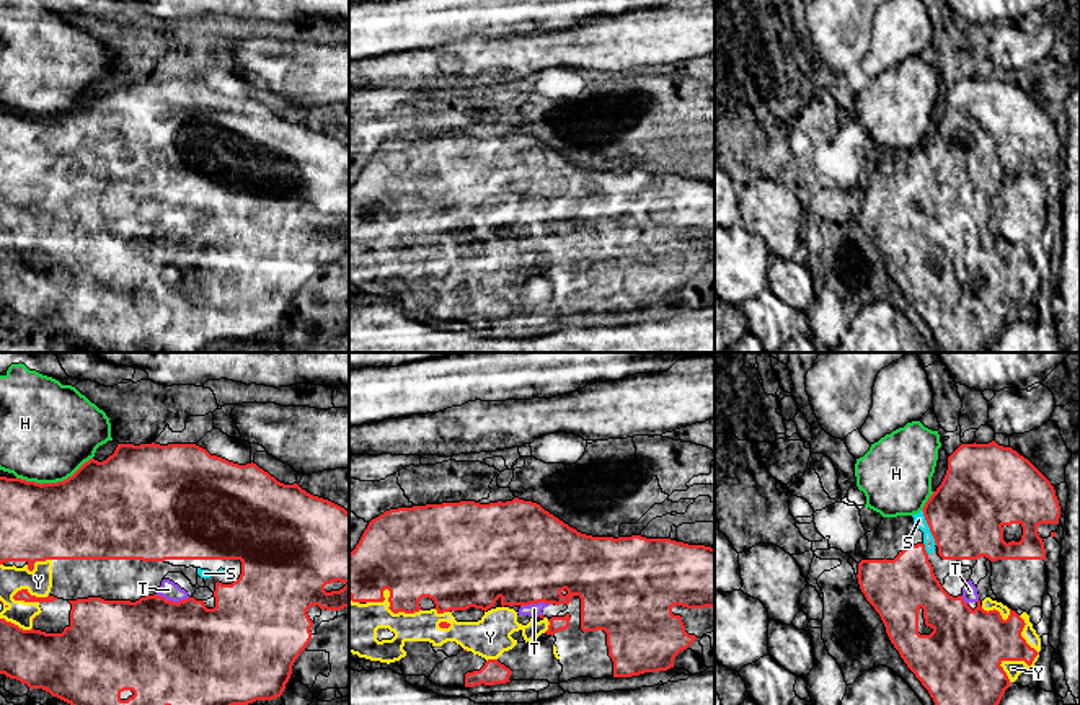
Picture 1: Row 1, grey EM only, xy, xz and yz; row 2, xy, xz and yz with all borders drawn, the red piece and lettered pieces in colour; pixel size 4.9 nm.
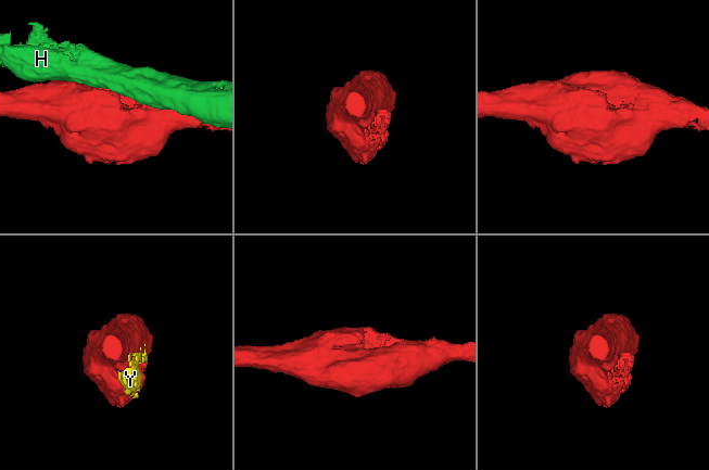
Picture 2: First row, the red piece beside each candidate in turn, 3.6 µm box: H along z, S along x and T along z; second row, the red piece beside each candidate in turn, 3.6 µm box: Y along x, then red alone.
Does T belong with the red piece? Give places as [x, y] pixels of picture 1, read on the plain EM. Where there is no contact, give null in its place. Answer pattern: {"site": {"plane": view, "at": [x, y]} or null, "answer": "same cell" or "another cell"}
{"site": {"plane": "xy", "at": [172, 235]}, "answer": "same cell"}

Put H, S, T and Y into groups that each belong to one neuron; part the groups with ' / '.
H / S T Y

